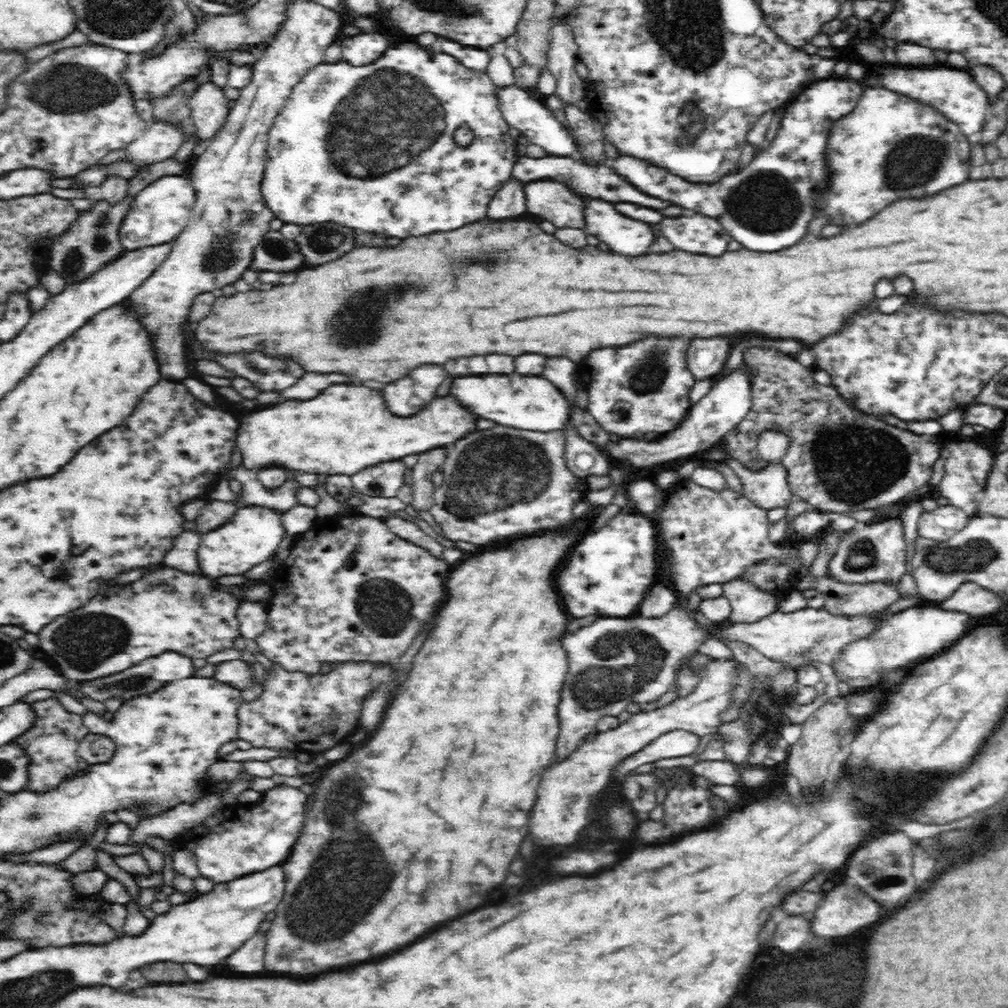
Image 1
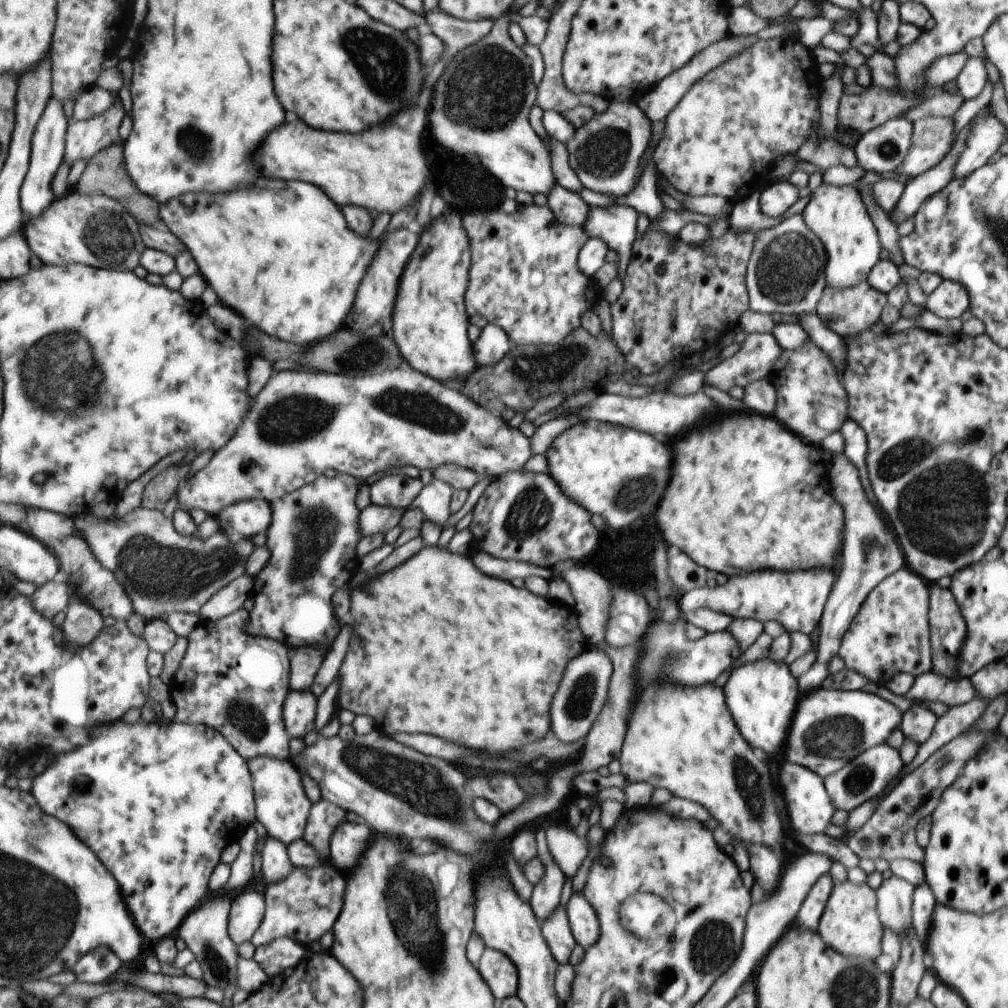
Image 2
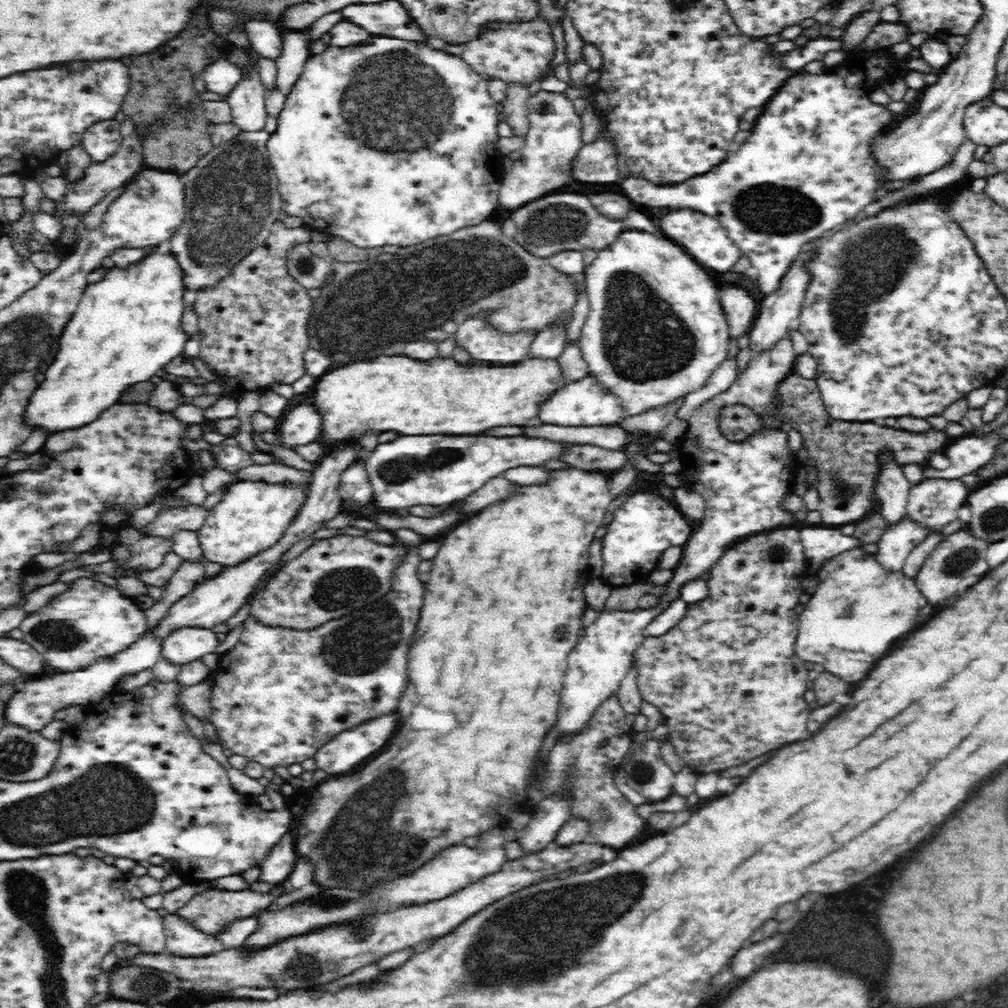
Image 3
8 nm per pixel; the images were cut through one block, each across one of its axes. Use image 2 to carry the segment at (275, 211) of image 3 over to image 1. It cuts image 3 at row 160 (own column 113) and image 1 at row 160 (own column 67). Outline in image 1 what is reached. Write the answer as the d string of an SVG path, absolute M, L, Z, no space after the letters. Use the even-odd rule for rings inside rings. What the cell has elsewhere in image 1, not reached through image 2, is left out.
M294 3L292 6L294 10L284 30L257 56L253 64L253 76L248 84L240 88L240 98L231 103L224 126L220 127L219 132L212 138L206 152L198 156L191 164L187 176L196 188L198 200L196 200L196 206L191 208L192 218L188 219L184 230L176 238L177 244L174 251L168 254L168 258L162 262L158 270L154 271L120 304L123 313L131 316L132 321L141 326L150 340L154 358L158 360L162 368L160 370L162 378L184 378L188 374L186 358L184 358L184 332L180 332L180 328L188 322L186 316L190 314L196 295L222 288L242 278L244 268L248 268L252 258L250 252L270 230L269 222L273 219L271 210L266 206L256 206L256 204L264 204L260 196L260 182L262 182L262 172L266 164L270 130L276 116L279 116L287 104L295 86L302 82L304 76L308 76L312 68L324 62L325 52L332 44L339 41L336 40L336 36L342 28L342 16L338 14L338 11L330 10L326 6L318 6L318 4Z

